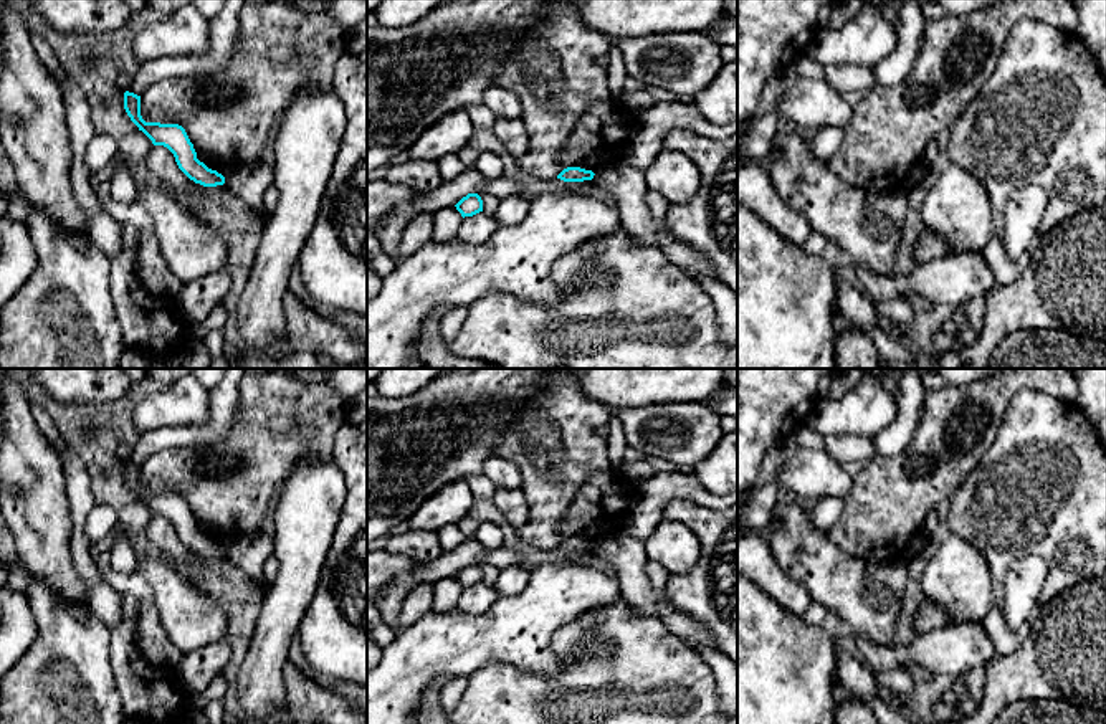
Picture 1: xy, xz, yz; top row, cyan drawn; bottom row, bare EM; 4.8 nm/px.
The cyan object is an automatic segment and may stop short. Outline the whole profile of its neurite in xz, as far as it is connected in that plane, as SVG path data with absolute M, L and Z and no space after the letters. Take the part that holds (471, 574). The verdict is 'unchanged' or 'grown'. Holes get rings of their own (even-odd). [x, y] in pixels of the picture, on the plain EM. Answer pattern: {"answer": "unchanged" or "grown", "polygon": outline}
{"answer": "unchanged", "polygon": "M468 564L455 577L461 583L463 588L473 587L483 582L483 570L478 564Z"}

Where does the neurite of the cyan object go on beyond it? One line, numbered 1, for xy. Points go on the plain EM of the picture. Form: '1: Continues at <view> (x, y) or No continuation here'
1: No continuation here

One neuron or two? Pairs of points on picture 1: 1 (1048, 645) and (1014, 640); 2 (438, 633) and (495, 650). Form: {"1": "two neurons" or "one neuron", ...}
{"1": "two neurons", "2": "one neuron"}

